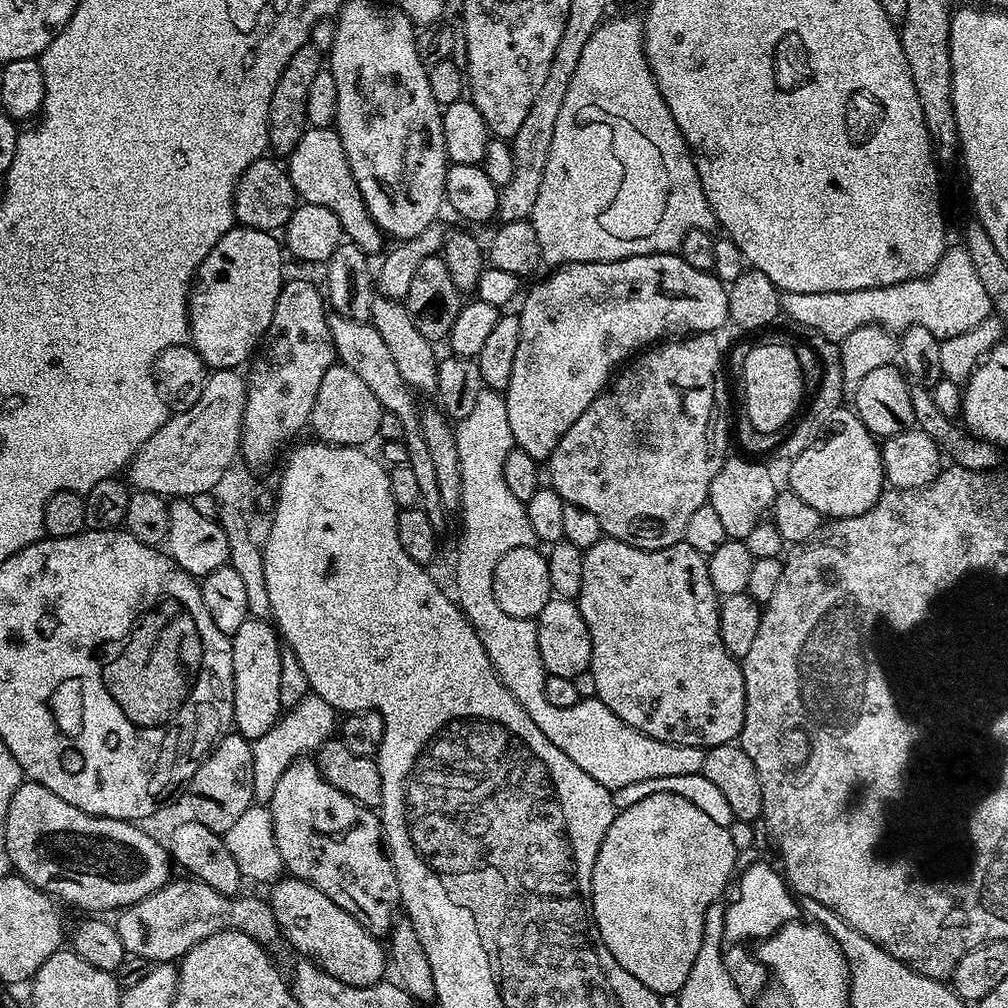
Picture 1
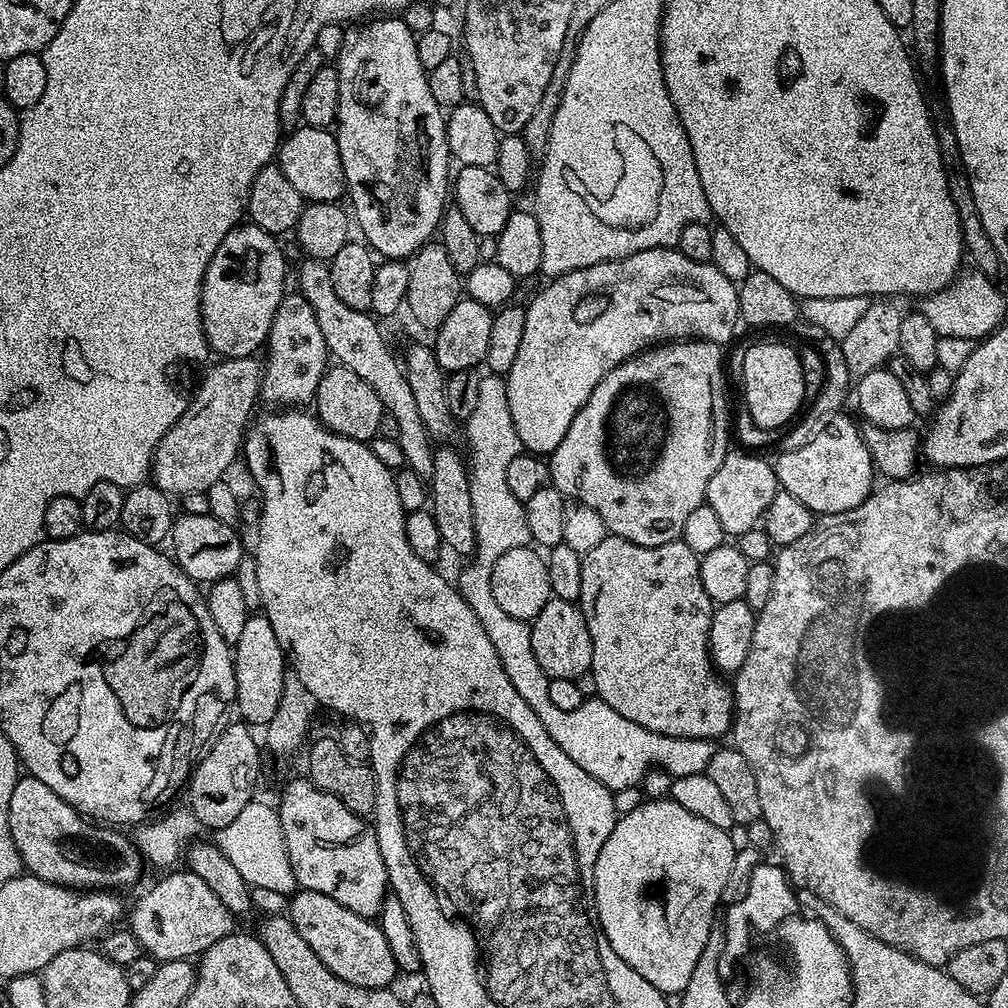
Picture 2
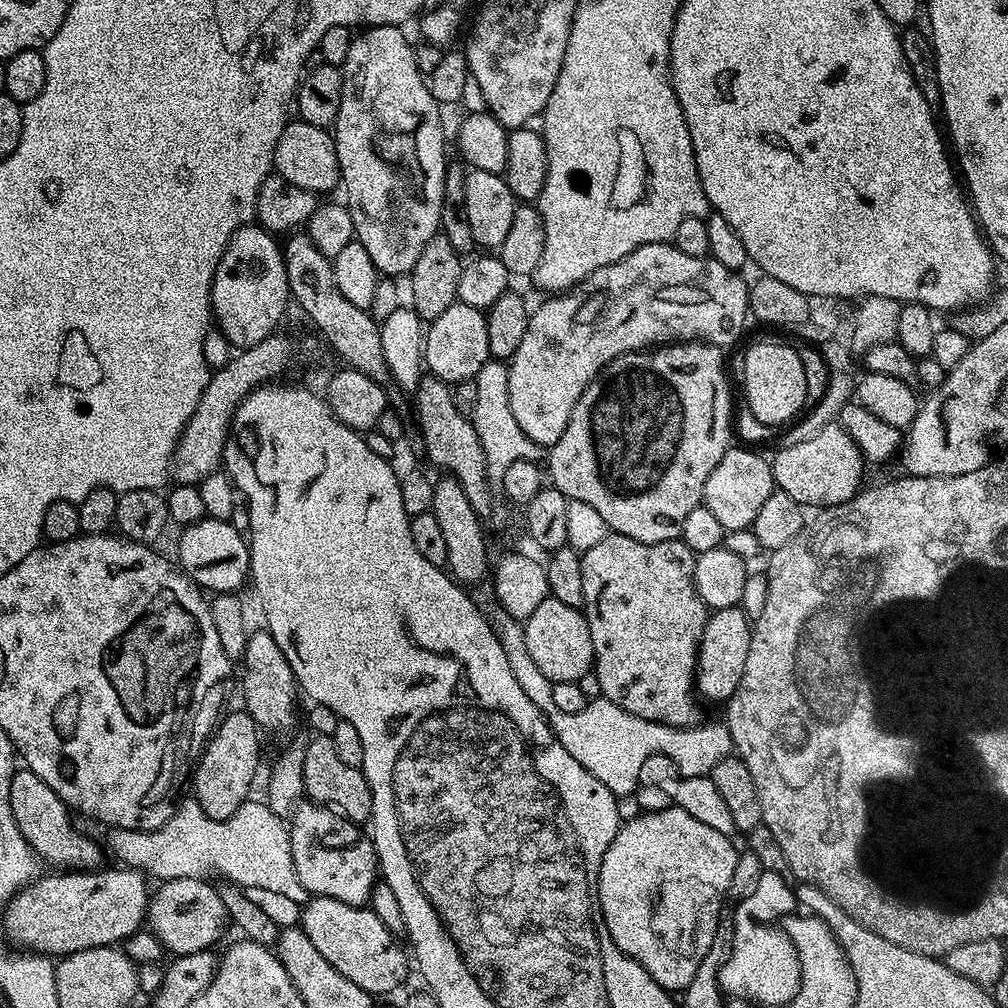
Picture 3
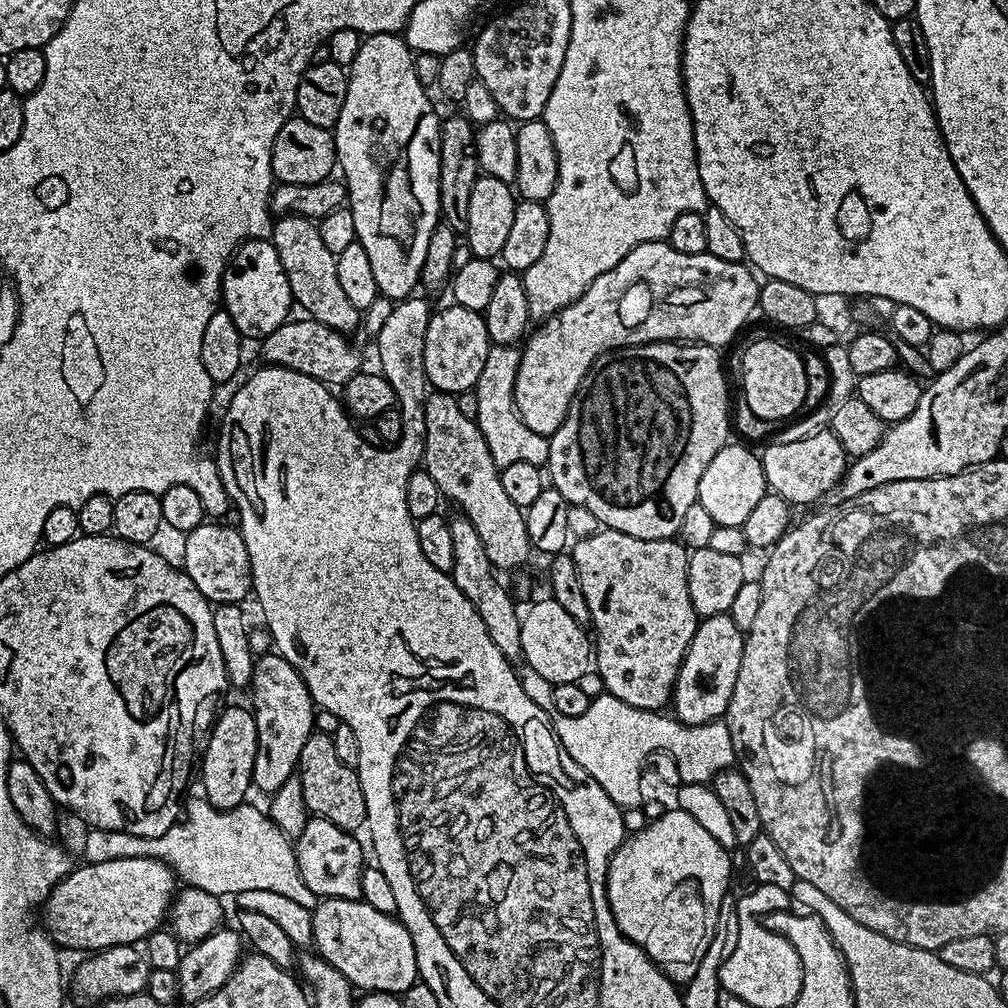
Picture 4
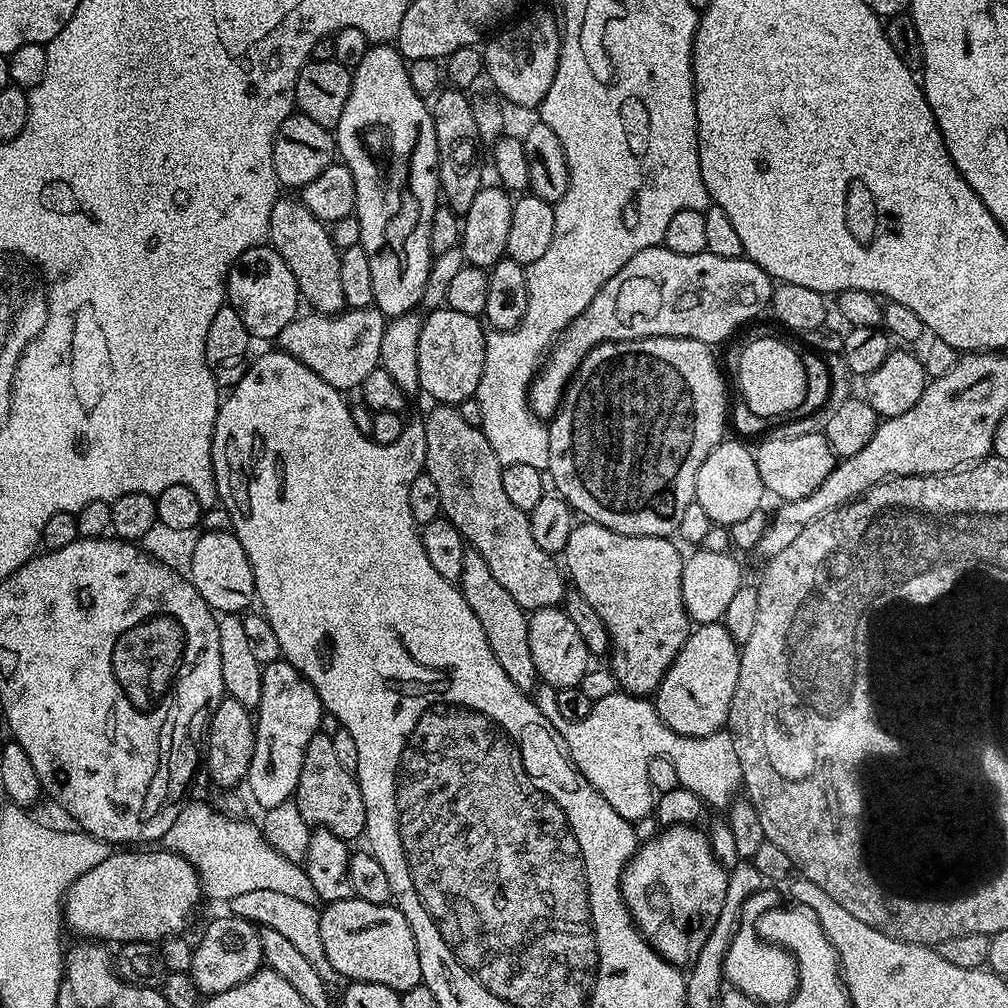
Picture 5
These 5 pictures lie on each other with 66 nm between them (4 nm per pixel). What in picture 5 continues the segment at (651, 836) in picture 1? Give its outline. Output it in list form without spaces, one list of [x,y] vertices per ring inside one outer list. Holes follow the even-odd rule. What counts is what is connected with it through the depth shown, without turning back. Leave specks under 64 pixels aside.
[[[674,824],[660,830],[664,832],[653,840],[645,844],[643,841],[629,858],[620,879],[620,893],[636,929],[662,959],[681,970],[691,966],[698,954],[702,954],[702,946],[706,946],[706,938],[710,938],[710,930],[714,930],[714,922],[718,922],[718,914],[722,914],[722,902],[726,902],[728,872],[716,861],[709,837],[698,828],[692,824]]]

